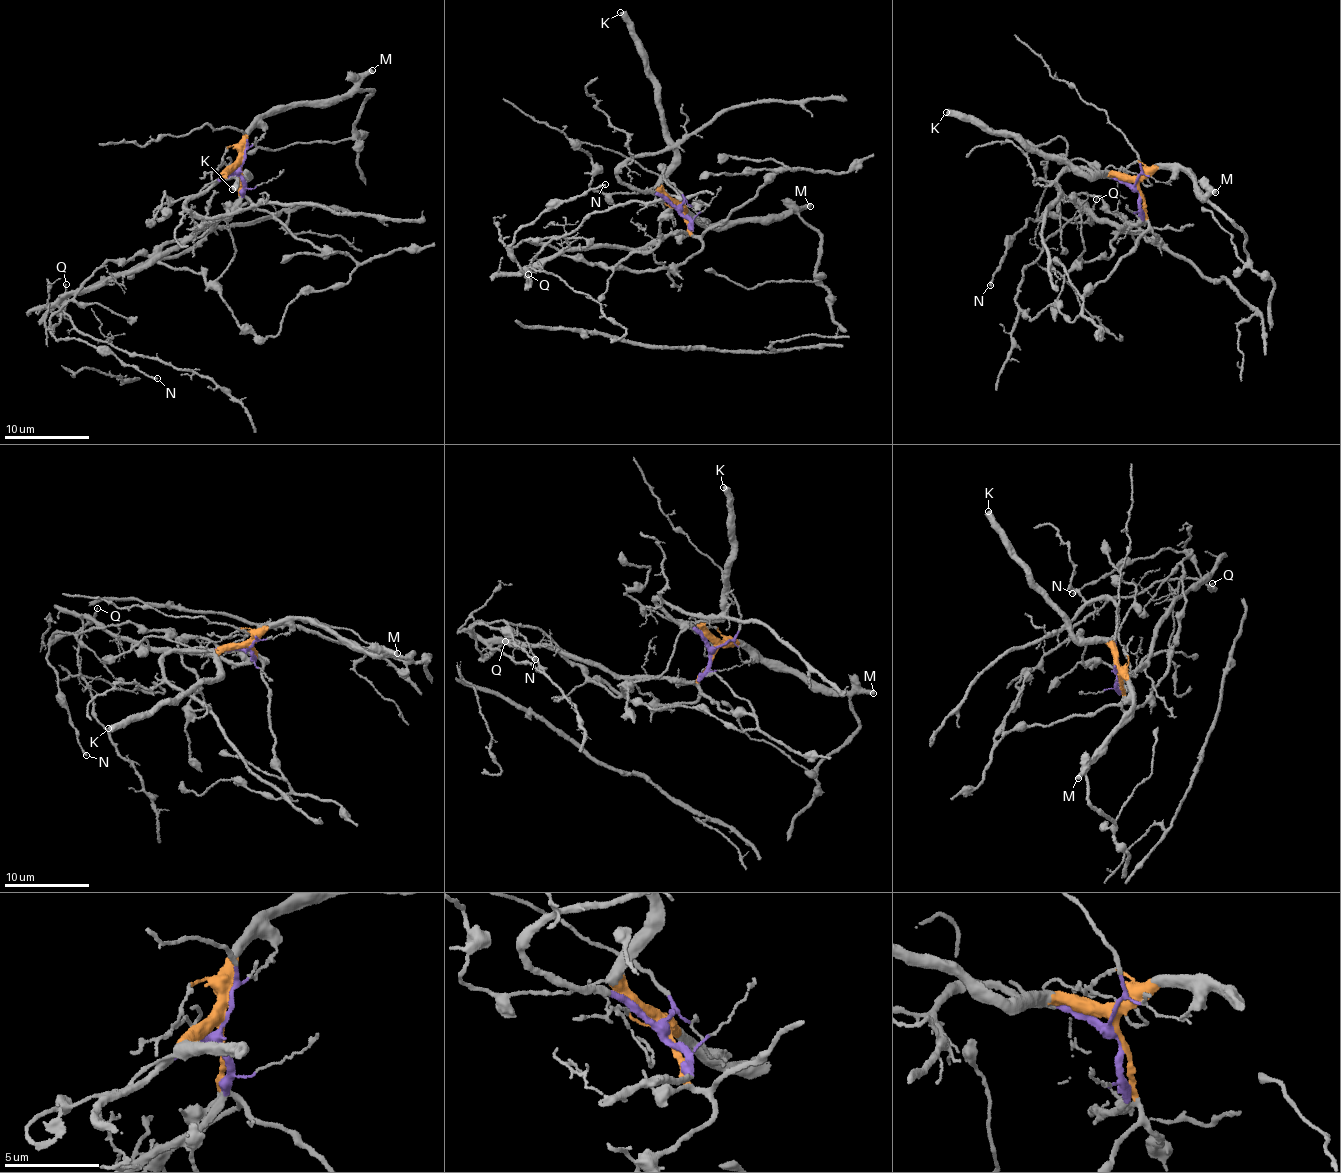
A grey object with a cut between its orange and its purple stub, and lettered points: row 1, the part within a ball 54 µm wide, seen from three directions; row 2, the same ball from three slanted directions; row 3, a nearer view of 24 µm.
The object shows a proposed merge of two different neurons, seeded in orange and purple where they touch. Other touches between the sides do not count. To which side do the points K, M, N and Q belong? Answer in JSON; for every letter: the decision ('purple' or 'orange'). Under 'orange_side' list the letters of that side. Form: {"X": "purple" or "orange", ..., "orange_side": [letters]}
{"K": "orange", "M": "orange", "N": "orange", "Q": "orange", "orange_side": ["K", "M", "N", "Q"]}

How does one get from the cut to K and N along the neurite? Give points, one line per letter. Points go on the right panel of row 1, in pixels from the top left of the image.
K: (1139, 189), (1114, 175), (1073, 171), (1061, 160), (1025, 149), (1011, 136), (987, 133), (946, 112)
N: (1139, 189), (1157, 237), (1148, 241), (1142, 229), (1085, 192), (1058, 198), (1027, 219), (989, 286)

